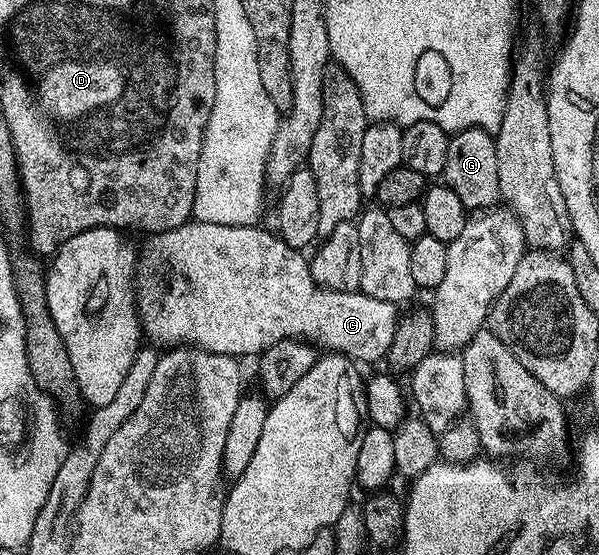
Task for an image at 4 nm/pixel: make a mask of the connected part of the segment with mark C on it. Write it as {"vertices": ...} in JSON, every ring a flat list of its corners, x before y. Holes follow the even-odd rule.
{"vertices":[[190,220,176,230,162,232,164,238,156,234,156,242,147,239,147,252,139,255,136,270,136,306,144,316,155,310,160,313,160,331,156,334,155,345,180,348,187,344,240,360,243,354,259,356,282,340,299,338,321,351,344,354,360,364,376,362,379,358,381,361,394,340,397,303,387,298,366,296,363,292,334,292,322,288,314,280,309,259,301,251,290,248,290,244,280,239,279,233,260,229,259,225,227,226],[154,250,176,254,160,281,152,274,150,253]]}

